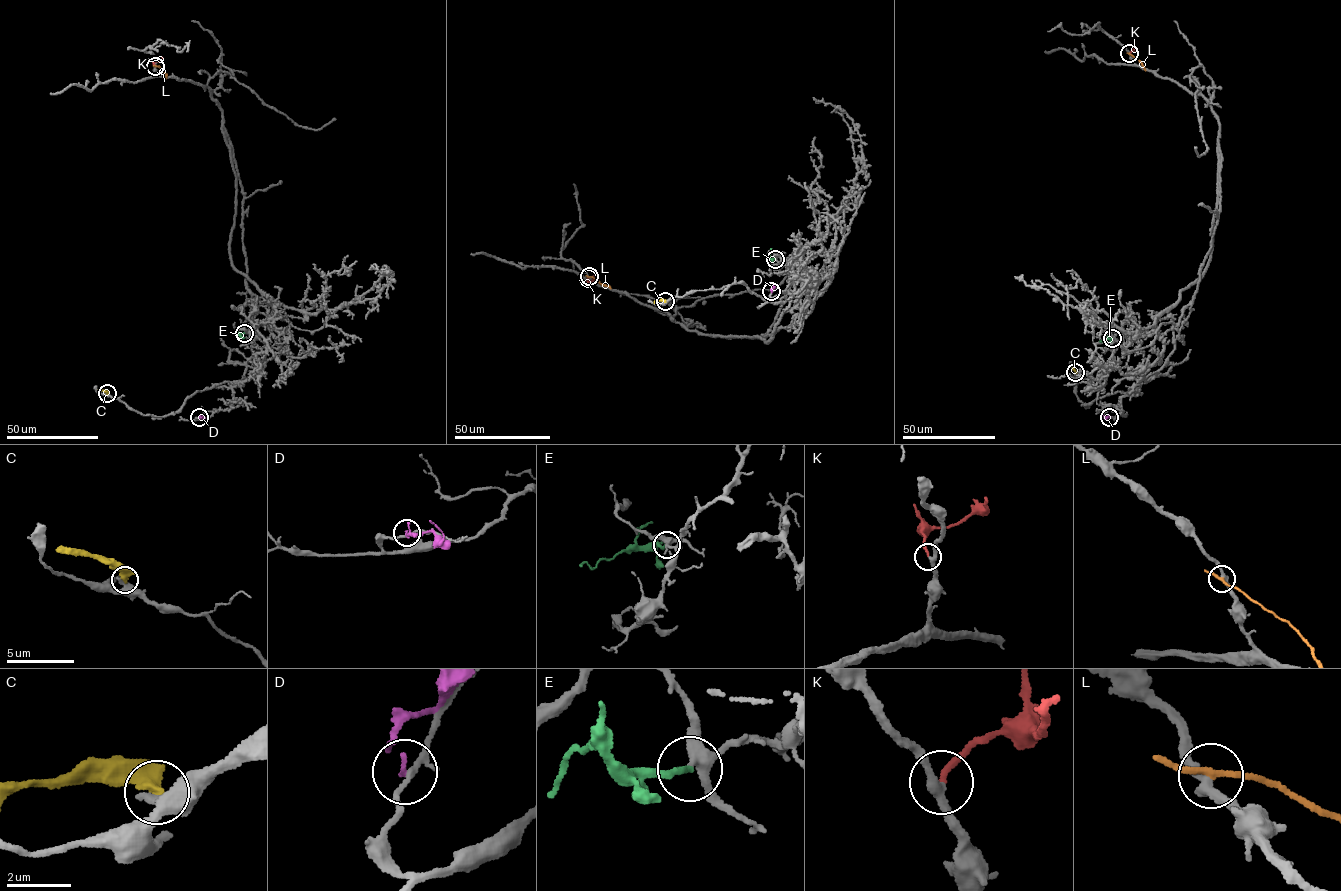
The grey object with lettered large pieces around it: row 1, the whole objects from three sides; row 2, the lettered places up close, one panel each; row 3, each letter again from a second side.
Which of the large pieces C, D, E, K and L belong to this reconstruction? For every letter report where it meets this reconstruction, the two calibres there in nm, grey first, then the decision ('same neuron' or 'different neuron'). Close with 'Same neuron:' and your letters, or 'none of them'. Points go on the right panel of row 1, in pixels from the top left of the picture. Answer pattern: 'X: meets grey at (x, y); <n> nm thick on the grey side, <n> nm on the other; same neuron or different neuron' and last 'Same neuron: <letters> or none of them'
C: meets grey at (1075, 372); 300 nm thick on the grey side, 460 nm on the other; different neuron
D: meets grey at (1109, 417); 170 nm thick on the grey side, 140 nm on the other; different neuron
E: meets grey at (1112, 338); 260 nm thick on the grey side, 200 nm on the other; different neuron
K: meets grey at (1130, 53); 280 nm thick on the grey side, 180 nm on the other; same neuron
L: meets grey at (1129, 53); 300 nm thick on the grey side, 180 nm on the other; different neuron
Same neuron: K

